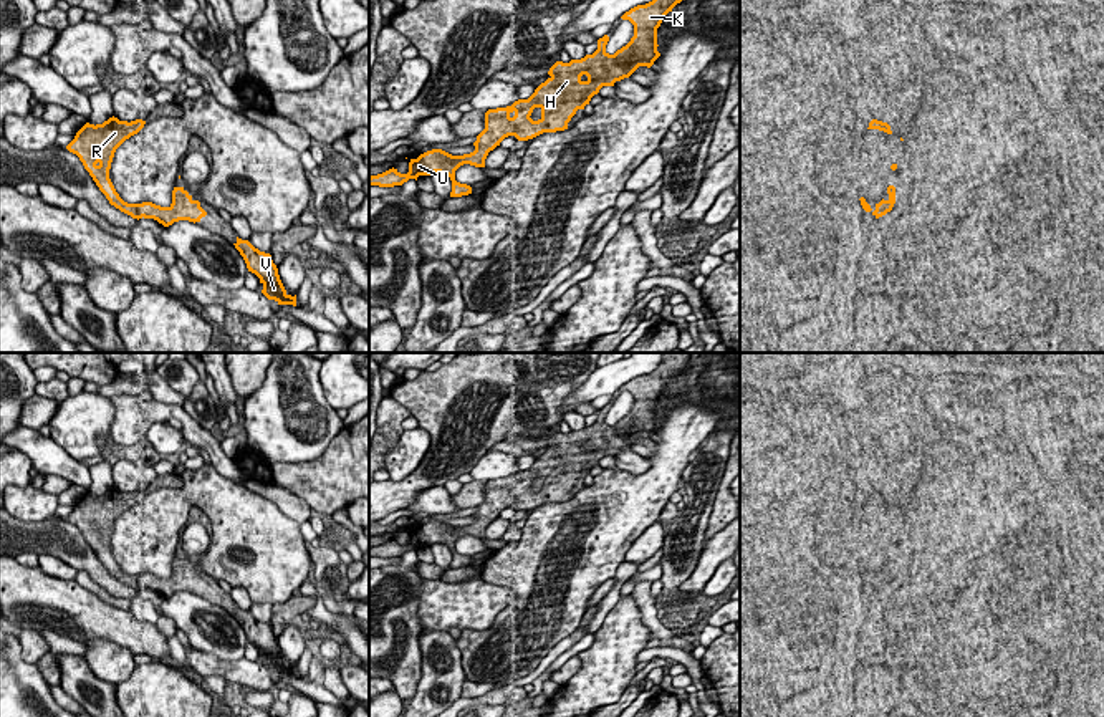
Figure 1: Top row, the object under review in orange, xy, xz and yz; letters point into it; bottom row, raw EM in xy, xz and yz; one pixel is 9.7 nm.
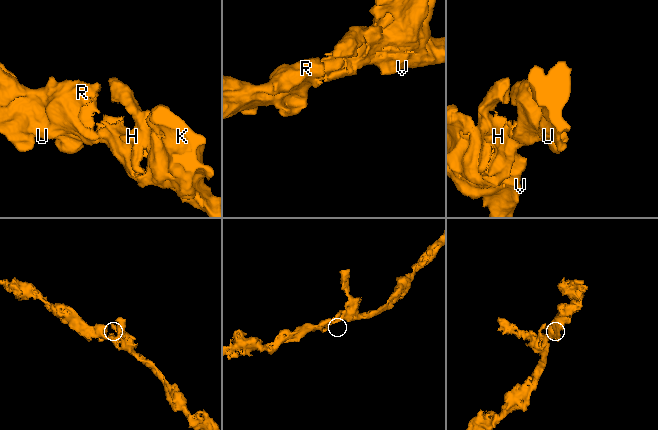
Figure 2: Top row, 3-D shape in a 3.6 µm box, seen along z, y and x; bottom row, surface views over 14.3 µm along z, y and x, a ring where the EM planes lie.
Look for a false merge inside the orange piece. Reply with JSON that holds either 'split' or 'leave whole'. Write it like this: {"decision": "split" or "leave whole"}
{"decision": "leave whole"}

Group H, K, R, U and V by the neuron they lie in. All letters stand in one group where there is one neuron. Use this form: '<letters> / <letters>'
H K R U V

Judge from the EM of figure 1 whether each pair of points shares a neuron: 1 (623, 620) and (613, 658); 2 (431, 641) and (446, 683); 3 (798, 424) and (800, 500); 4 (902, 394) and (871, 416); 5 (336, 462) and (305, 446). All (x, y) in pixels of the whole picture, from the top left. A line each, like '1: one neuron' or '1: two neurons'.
1: one neuron
2: one neuron
3: two neurons
4: one neuron
5: two neurons

